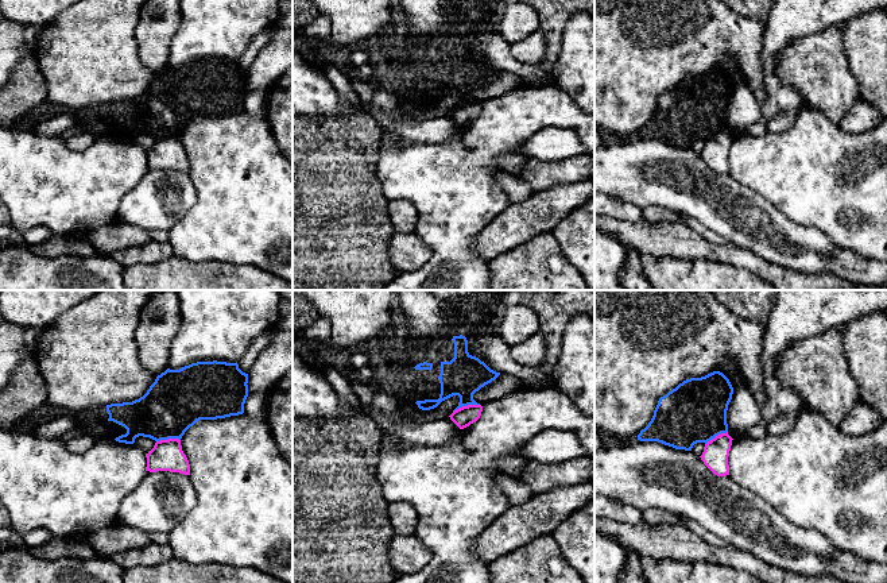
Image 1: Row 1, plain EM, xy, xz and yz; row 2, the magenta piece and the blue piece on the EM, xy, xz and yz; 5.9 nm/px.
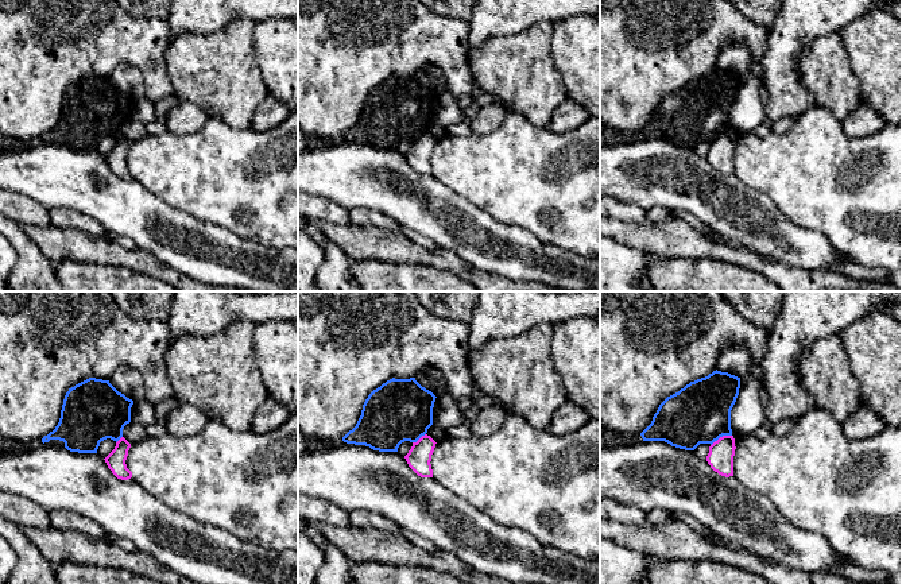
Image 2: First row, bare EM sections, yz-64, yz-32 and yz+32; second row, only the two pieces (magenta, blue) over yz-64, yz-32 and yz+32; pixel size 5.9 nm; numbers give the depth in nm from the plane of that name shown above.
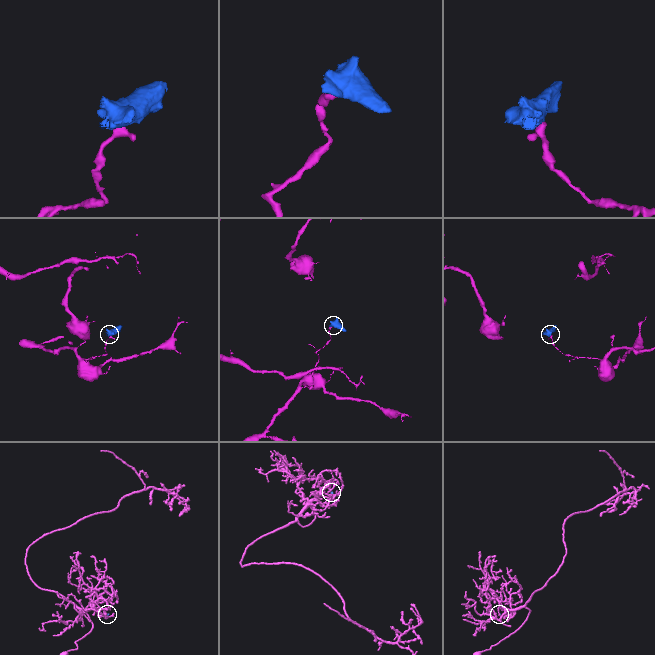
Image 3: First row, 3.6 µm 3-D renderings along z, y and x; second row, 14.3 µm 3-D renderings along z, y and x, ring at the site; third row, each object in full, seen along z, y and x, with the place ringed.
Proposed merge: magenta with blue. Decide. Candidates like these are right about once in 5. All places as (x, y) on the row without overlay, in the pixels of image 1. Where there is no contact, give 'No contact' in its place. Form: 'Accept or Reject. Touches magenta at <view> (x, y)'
Reject. Touches magenta at xz (465, 104)

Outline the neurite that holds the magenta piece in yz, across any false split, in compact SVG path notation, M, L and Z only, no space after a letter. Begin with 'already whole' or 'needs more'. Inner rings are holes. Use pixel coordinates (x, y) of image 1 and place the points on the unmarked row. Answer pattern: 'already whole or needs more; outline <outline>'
already whole; outline M728 130L721 131L705 142L700 154L704 162L717 174L729 173L728 154L732 138Z

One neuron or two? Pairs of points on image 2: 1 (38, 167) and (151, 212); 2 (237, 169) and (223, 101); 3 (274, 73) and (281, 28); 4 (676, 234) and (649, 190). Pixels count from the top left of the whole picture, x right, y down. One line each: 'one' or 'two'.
1: one
2: two
3: one
4: two

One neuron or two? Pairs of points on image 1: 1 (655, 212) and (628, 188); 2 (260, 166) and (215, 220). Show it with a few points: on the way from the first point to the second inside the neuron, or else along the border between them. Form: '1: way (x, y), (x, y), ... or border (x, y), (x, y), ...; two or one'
1: border (643, 208), (663, 207), (677, 215); two
2: way (247, 180), (246, 189), (228, 207); one

